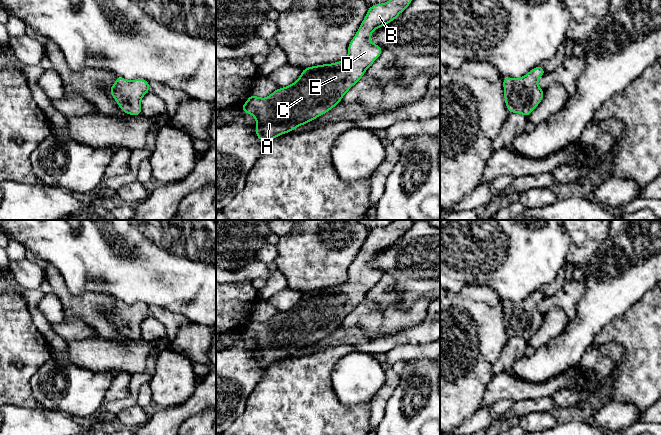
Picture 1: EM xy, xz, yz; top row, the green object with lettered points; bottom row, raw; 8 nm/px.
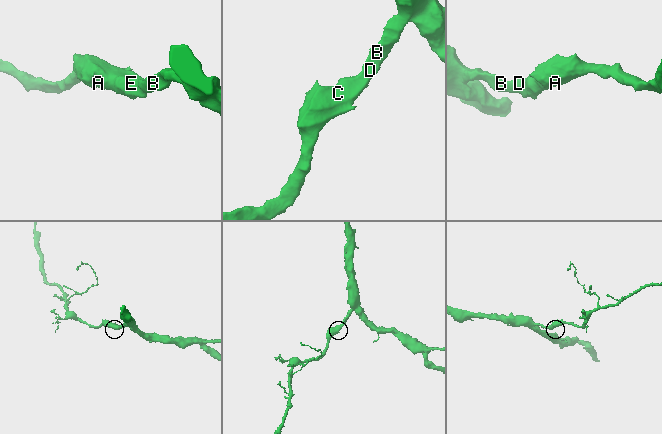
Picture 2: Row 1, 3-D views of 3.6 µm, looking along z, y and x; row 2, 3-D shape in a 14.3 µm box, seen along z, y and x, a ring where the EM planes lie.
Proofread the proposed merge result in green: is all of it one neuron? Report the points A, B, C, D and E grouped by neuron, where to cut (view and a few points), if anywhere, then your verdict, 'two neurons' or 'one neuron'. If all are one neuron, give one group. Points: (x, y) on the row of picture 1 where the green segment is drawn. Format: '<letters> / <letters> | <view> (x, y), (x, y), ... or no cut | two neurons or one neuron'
A B C D E | no cut | one neuron

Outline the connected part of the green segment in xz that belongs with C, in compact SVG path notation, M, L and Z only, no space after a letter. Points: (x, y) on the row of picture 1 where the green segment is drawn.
M389 0L385 3L369 6L355 36L348 44L348 56L342 61L304 68L300 77L284 88L277 88L266 98L253 94L241 107L241 111L254 116L255 134L260 141L271 141L282 134L289 133L299 126L327 113L341 103L342 97L365 74L366 70L379 58L383 49L369 40L378 28L397 19L413 0Z

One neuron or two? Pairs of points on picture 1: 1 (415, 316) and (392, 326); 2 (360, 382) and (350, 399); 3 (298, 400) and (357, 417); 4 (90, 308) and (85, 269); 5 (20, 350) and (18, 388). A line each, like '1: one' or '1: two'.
1: one
2: one
3: one
4: two
5: one

